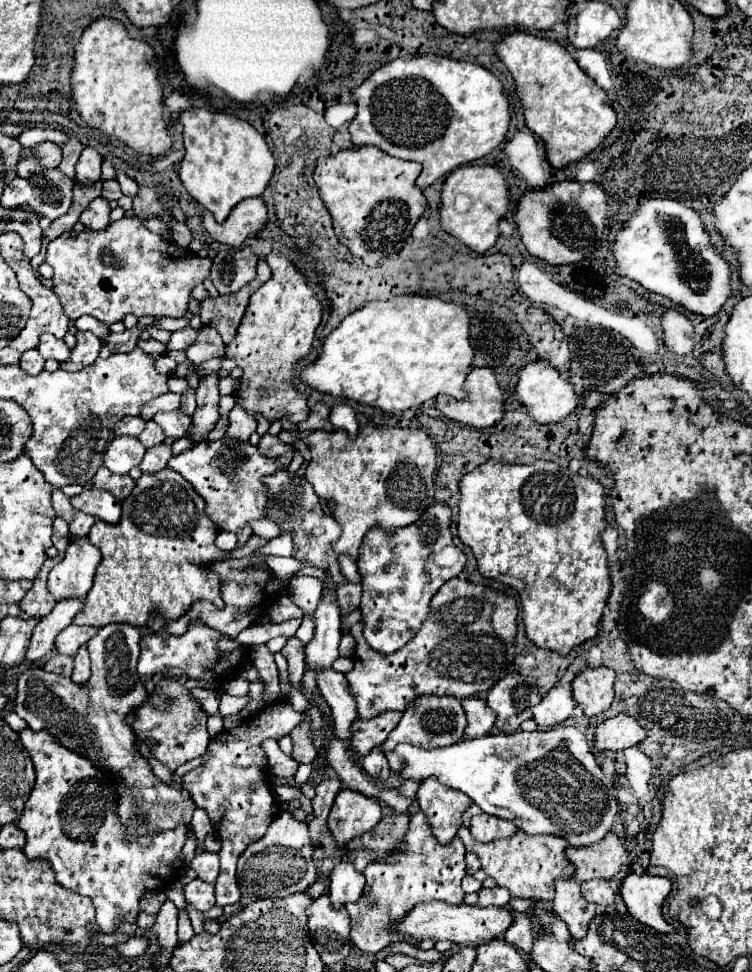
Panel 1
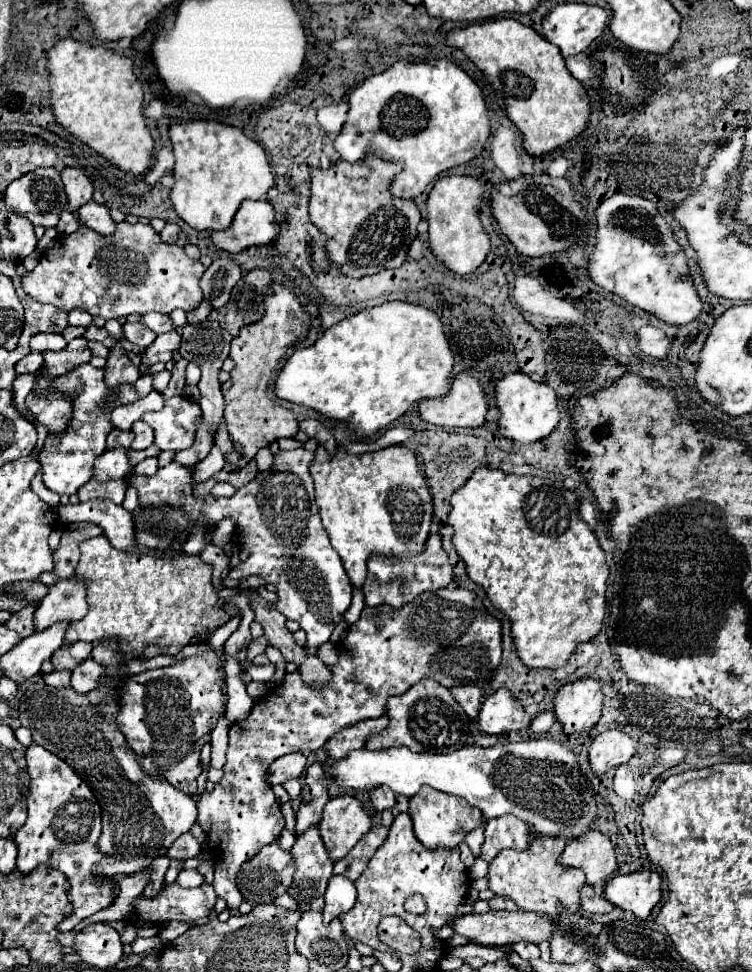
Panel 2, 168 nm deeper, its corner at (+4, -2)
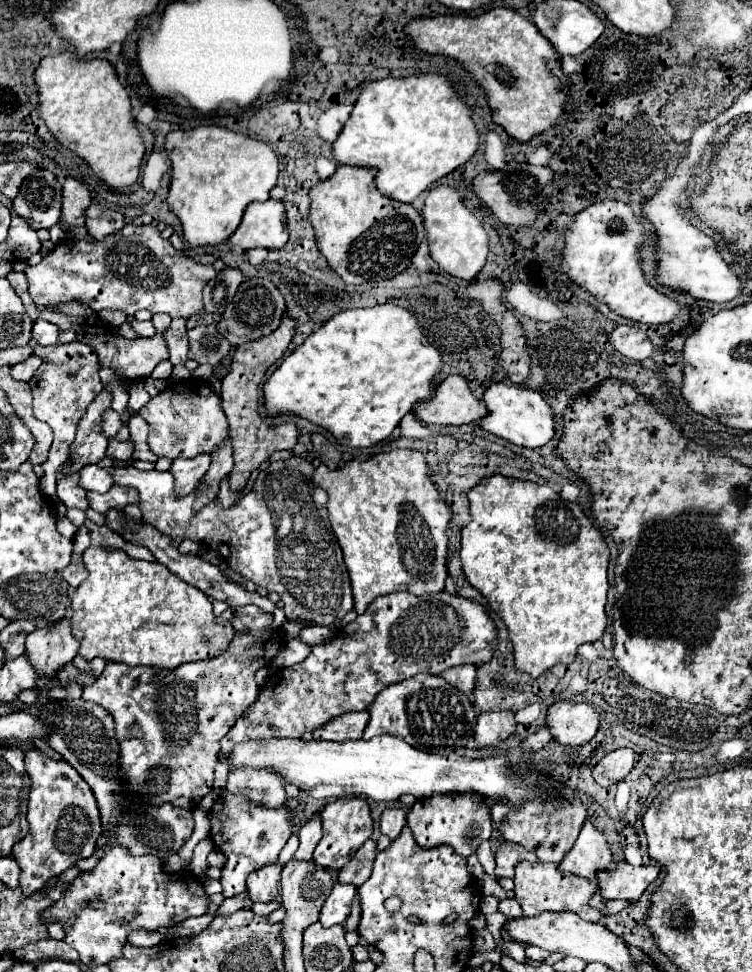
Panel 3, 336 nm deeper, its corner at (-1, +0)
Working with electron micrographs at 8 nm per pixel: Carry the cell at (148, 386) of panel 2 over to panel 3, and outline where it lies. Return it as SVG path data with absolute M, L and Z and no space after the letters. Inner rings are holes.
M136 382L136 384L130 386L130 400L128 400L130 408L134 408L138 412L148 400L150 400L150 394L144 390L144 386L140 382Z

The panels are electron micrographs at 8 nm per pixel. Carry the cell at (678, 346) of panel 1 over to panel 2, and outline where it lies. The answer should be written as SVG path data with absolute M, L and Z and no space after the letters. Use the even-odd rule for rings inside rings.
M643 326L639 330L635 330L637 334L637 344L639 344L639 350L647 356L653 356L653 358L665 358L669 346L671 346L671 340L665 336L663 330L655 328L655 326Z

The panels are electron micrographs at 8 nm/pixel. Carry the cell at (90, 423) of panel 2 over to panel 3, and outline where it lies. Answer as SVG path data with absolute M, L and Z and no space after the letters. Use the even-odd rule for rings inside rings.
M68 462L62 464L62 468L58 468L56 472L56 478L58 478L58 498L70 508L70 506L76 506L80 510L86 510L88 508L88 502L86 502L86 490L82 490L78 486L78 480L80 480L80 474L78 472L70 472L68 474Z

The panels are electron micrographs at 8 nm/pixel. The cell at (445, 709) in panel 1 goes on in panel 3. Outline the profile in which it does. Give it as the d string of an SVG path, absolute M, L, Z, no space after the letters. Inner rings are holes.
M416 674L404 682L384 688L378 700L370 704L370 722L364 730L364 738L380 734L392 734L404 738L410 746L434 754L450 754L456 748L464 748L474 738L476 712L472 700L450 686L442 676Z

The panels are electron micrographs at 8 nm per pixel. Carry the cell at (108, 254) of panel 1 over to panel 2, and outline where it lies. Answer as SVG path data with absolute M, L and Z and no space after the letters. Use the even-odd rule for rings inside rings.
M121 222L111 236L101 236L81 224L75 234L57 236L37 268L21 276L21 282L25 294L33 300L53 304L65 312L83 308L91 316L109 320L133 312L171 314L175 308L195 310L203 300L199 288L203 272L205 268L199 260L191 260L177 244L161 242L149 224Z

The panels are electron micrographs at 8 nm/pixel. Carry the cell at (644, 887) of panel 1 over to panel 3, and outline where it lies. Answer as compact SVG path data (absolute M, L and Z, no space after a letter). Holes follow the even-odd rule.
M620 862L614 870L602 870L598 874L600 894L606 900L628 900L638 902L650 882L656 880L660 868L658 866L632 866L628 862Z

